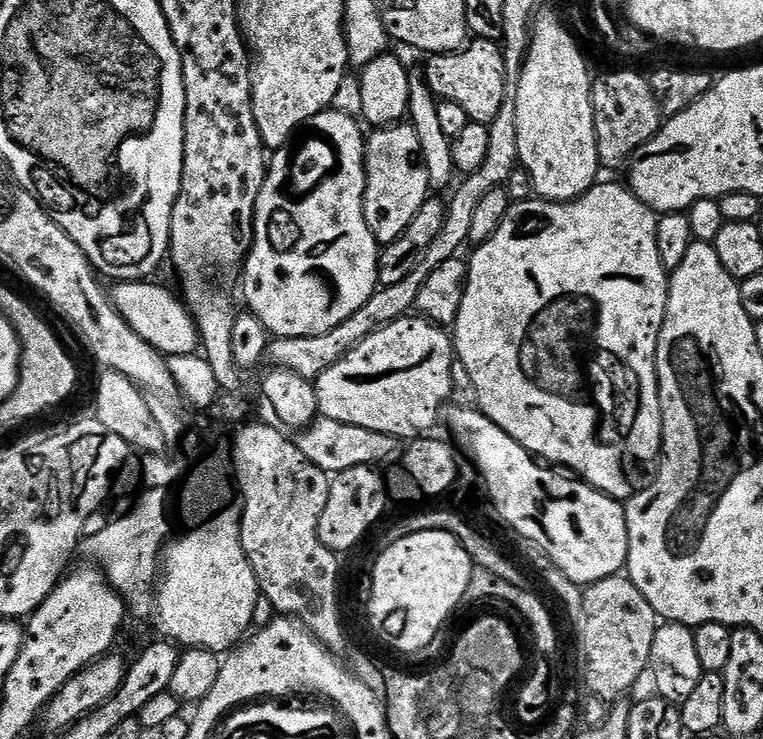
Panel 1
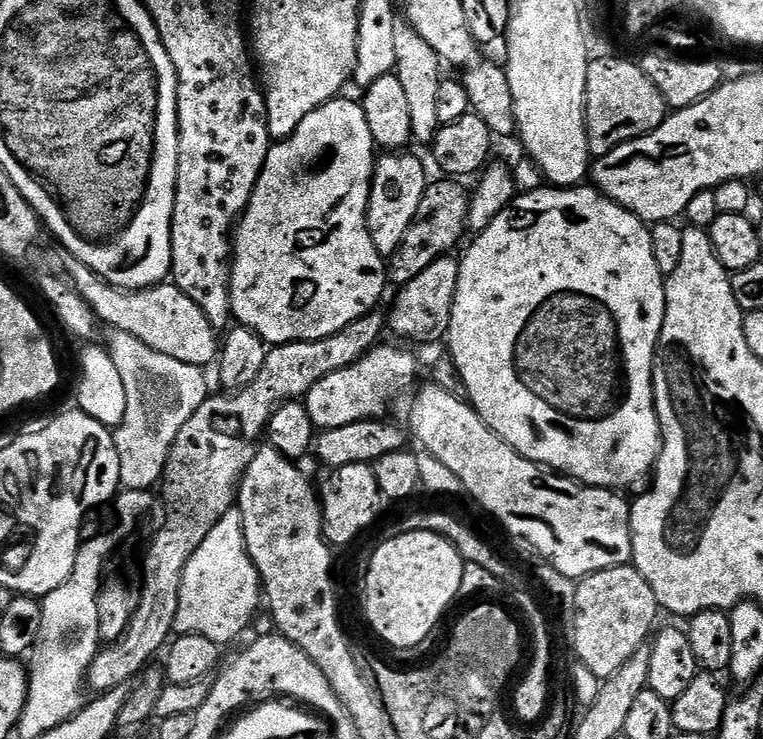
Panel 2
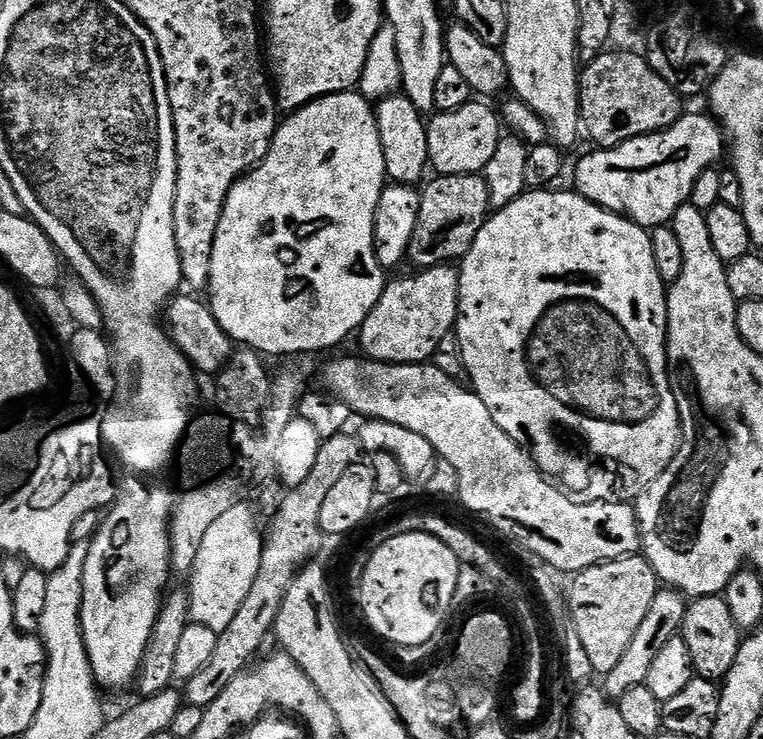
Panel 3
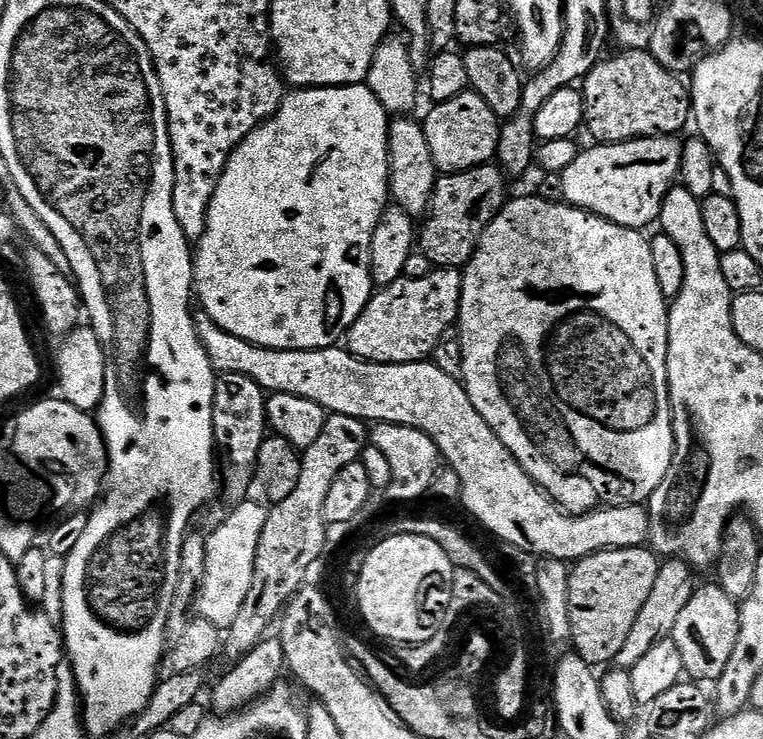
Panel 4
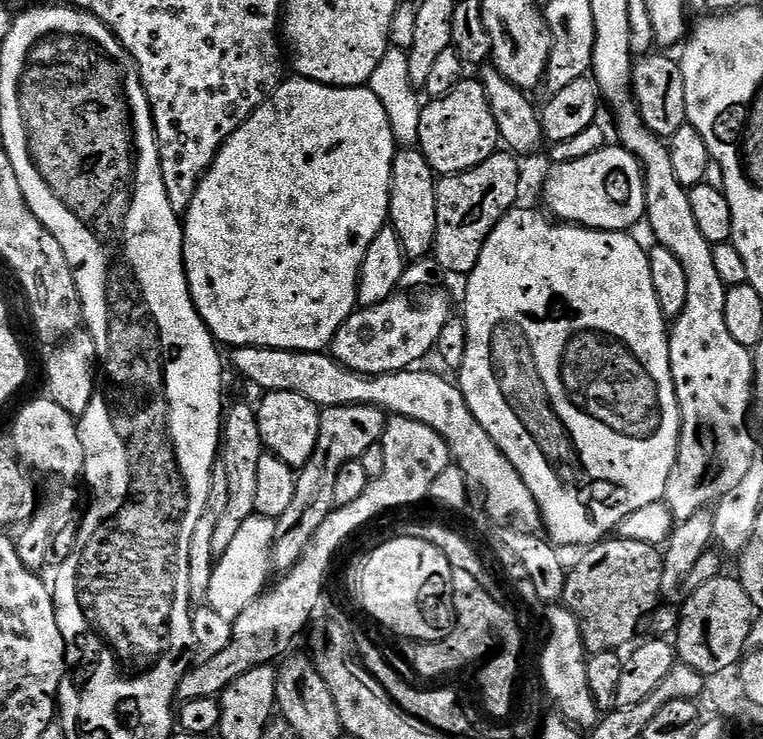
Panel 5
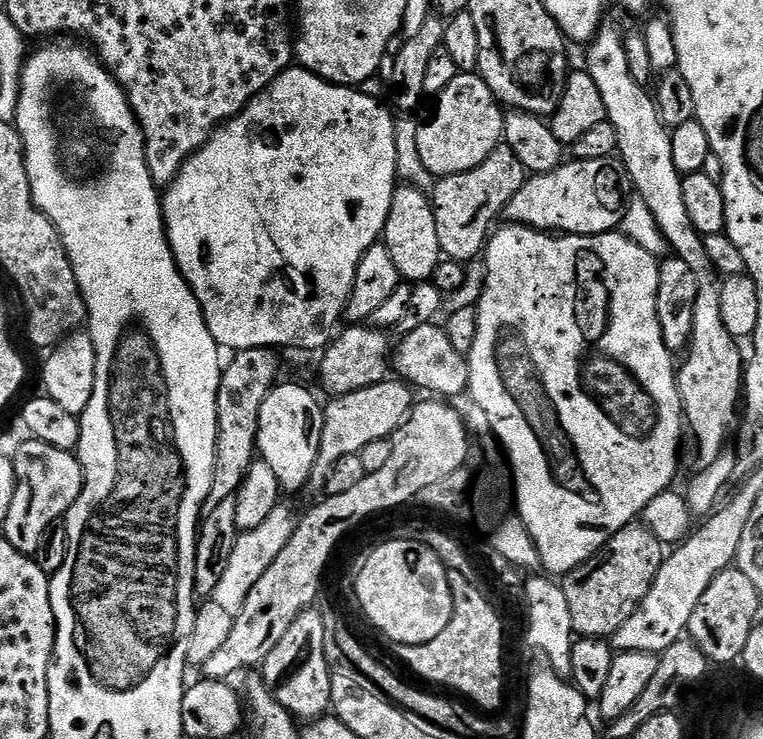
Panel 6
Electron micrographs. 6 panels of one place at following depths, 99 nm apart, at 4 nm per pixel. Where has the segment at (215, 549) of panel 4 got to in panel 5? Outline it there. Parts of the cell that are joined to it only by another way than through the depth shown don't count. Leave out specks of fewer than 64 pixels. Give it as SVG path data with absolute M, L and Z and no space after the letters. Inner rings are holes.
M254 514L246 522L242 522L237 536L215 561L206 597L207 607L213 608L220 617L234 621L261 596L269 583L268 572L272 568L272 543L275 537L276 522L270 518Z

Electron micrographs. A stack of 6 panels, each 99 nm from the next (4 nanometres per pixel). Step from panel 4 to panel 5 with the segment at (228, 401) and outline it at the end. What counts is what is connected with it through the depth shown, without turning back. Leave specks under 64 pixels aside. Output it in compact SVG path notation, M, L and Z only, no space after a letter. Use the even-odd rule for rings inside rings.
M236 404L227 409L222 420L222 443L218 453L218 464L226 470L226 486L228 497L226 498L226 510L222 510L222 519L218 521L218 527L214 530L212 546L213 557L218 558L230 546L231 540L238 534L242 522L250 519L255 511L254 497L258 490L258 458L266 454L260 427L256 421L257 409L248 404Z

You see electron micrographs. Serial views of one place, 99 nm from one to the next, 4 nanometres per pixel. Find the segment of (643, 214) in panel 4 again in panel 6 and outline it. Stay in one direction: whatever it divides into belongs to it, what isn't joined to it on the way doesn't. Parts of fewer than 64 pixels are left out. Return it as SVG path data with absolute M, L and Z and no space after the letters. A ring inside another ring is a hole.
M615 155L593 160L569 159L559 168L529 175L522 190L518 190L518 194L514 194L514 198L510 198L510 202L505 206L504 216L511 223L523 224L525 228L539 228L541 232L549 234L597 236L603 232L615 232L623 225L633 192L632 180L628 177L626 166L623 160Z

